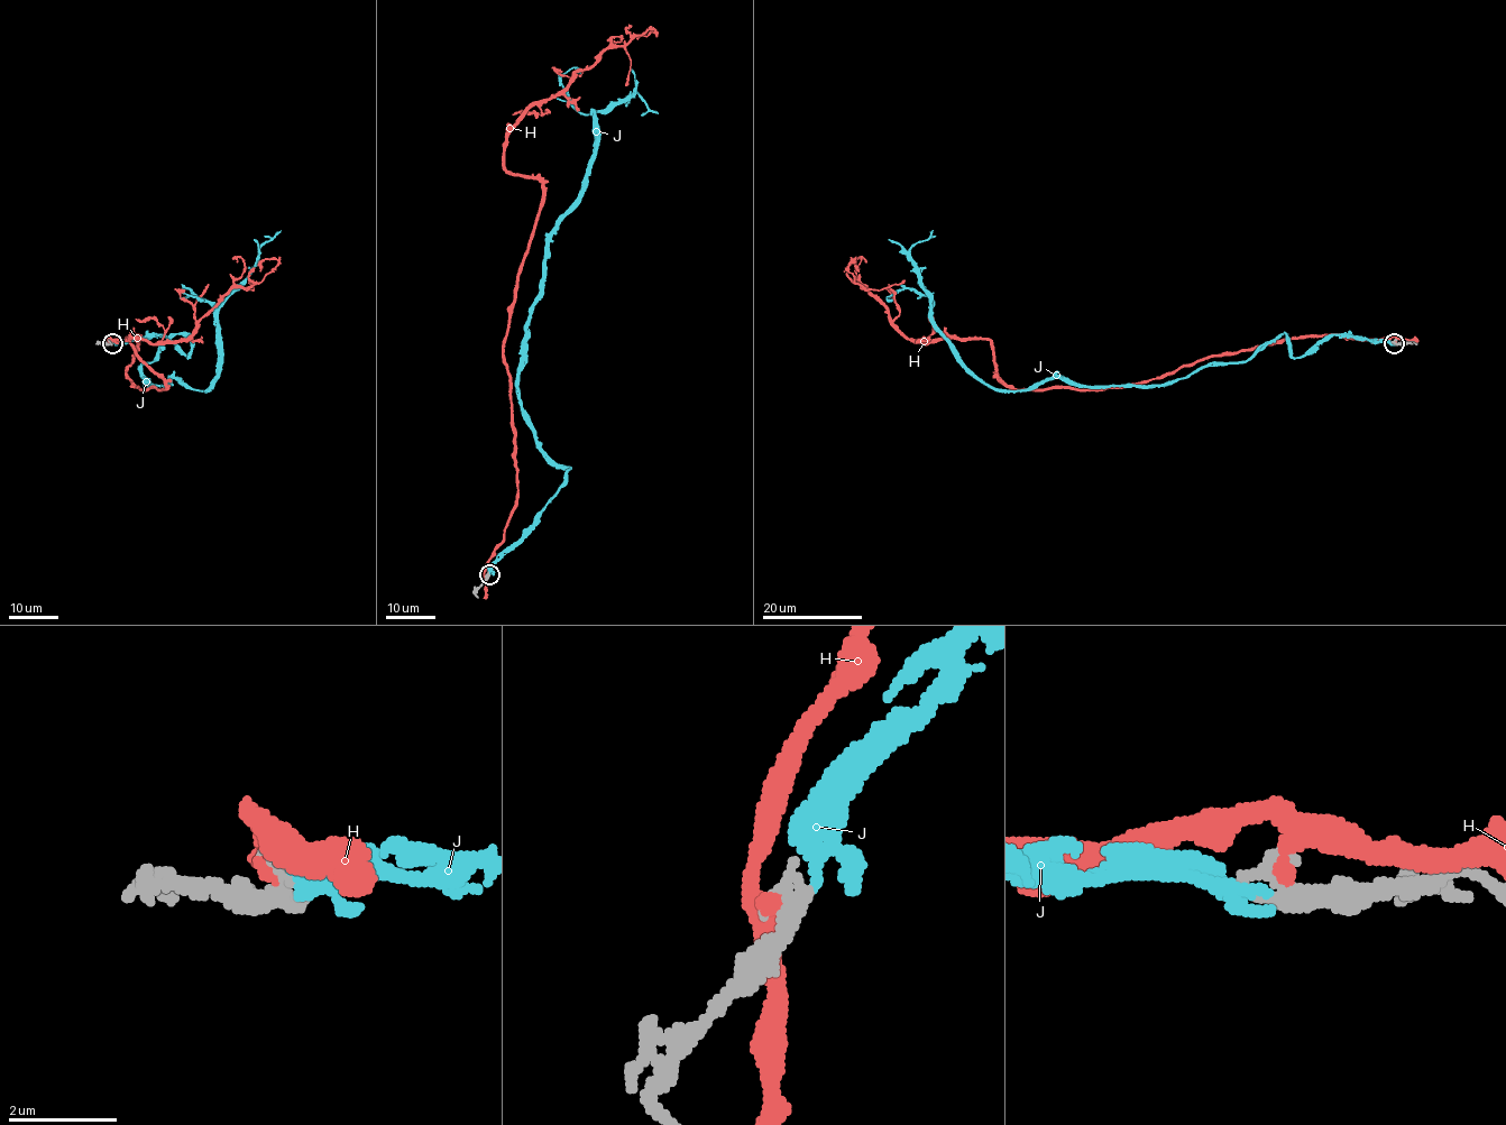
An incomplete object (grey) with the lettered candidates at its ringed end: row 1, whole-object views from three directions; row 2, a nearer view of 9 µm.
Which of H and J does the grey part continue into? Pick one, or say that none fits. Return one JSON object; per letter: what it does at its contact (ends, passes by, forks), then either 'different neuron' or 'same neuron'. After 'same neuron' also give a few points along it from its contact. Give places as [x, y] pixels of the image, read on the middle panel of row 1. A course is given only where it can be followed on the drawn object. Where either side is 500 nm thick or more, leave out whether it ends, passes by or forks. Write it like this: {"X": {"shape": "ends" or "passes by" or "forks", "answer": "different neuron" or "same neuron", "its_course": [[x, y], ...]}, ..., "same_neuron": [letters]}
{"H": {"shape": "ends", "answer": "different neuron"}, "J": {"shape": "passes by", "answer": "same neuron", "its_course": [[489, 574], [568, 471], [535, 441], [519, 385], [550, 232], [594, 155], [595, 111], [635, 90], [658, 113]]}, "same_neuron": ["J"]}

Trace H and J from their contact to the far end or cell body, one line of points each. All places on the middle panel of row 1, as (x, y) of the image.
H: (486, 575), (517, 492), (503, 344), (542, 199), (506, 168), (505, 137), (654, 31), (636, 39)
J: (489, 574), (568, 471), (535, 441), (519, 385), (550, 232), (594, 155), (595, 111), (635, 90), (658, 113)

